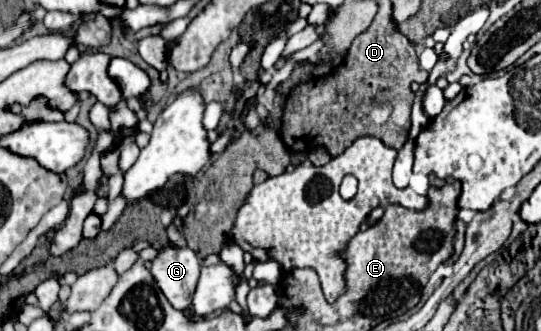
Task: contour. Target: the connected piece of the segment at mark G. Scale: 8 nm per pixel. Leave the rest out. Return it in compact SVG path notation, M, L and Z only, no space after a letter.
M166 247L152 261L150 273L164 291L170 305L178 311L188 311L198 283L200 261L192 249Z

